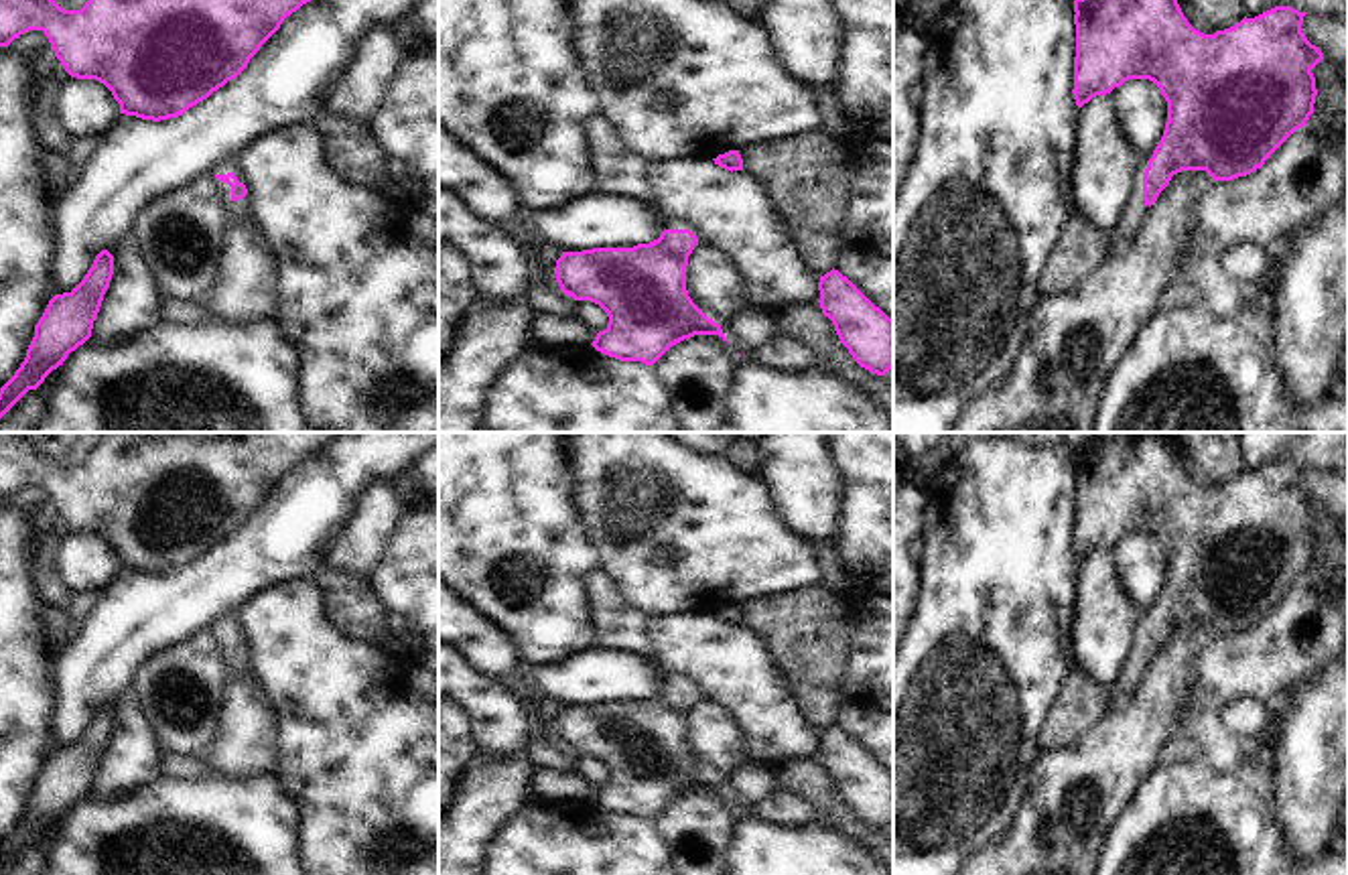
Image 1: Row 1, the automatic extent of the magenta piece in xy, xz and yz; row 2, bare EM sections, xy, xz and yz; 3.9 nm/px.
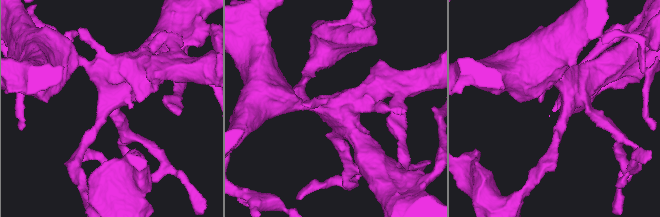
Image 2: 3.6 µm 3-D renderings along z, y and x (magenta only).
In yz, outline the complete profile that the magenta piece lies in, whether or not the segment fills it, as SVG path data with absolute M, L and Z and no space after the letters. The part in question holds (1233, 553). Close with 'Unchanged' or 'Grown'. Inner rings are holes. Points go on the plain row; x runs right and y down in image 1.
M1115 432L1076 453L1074 467L1078 562L1129 534L1153 536L1167 556L1163 591L1139 621L1110 692L1113 711L1135 698L1173 629L1246 631L1313 568L1311 524L1324 508L1301 487L1307 467L1275 461L1204 489L1153 432Z. Grown.

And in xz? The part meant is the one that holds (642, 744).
M664 674L664 686L650 698L562 706L554 725L560 745L575 755L599 759L609 771L591 800L619 816L654 820L672 800L694 790L719 790L727 796L721 780L709 773L686 745L688 711L700 698L698 686L686 674Z. Grown.

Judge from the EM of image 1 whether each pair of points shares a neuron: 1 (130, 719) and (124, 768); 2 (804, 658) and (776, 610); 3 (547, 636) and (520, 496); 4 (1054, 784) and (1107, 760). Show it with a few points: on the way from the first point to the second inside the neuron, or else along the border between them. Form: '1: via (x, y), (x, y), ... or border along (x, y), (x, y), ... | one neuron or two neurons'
1: via (130, 731), (130, 756) | one neuron
2: via (804, 646), (804, 638), (788, 622) | one neuron
3: via (553, 601), (553, 565), (524, 530) | one neuron
4: via (1066, 780), (1083, 772), (1095, 772) | one neuron

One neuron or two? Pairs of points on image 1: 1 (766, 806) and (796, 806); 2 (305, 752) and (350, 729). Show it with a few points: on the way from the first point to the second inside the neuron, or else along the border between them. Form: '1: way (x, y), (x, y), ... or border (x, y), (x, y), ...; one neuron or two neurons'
1: way (774, 806), (788, 806); one neuron
2: way (315, 752), (327, 752), (340, 739); one neuron

